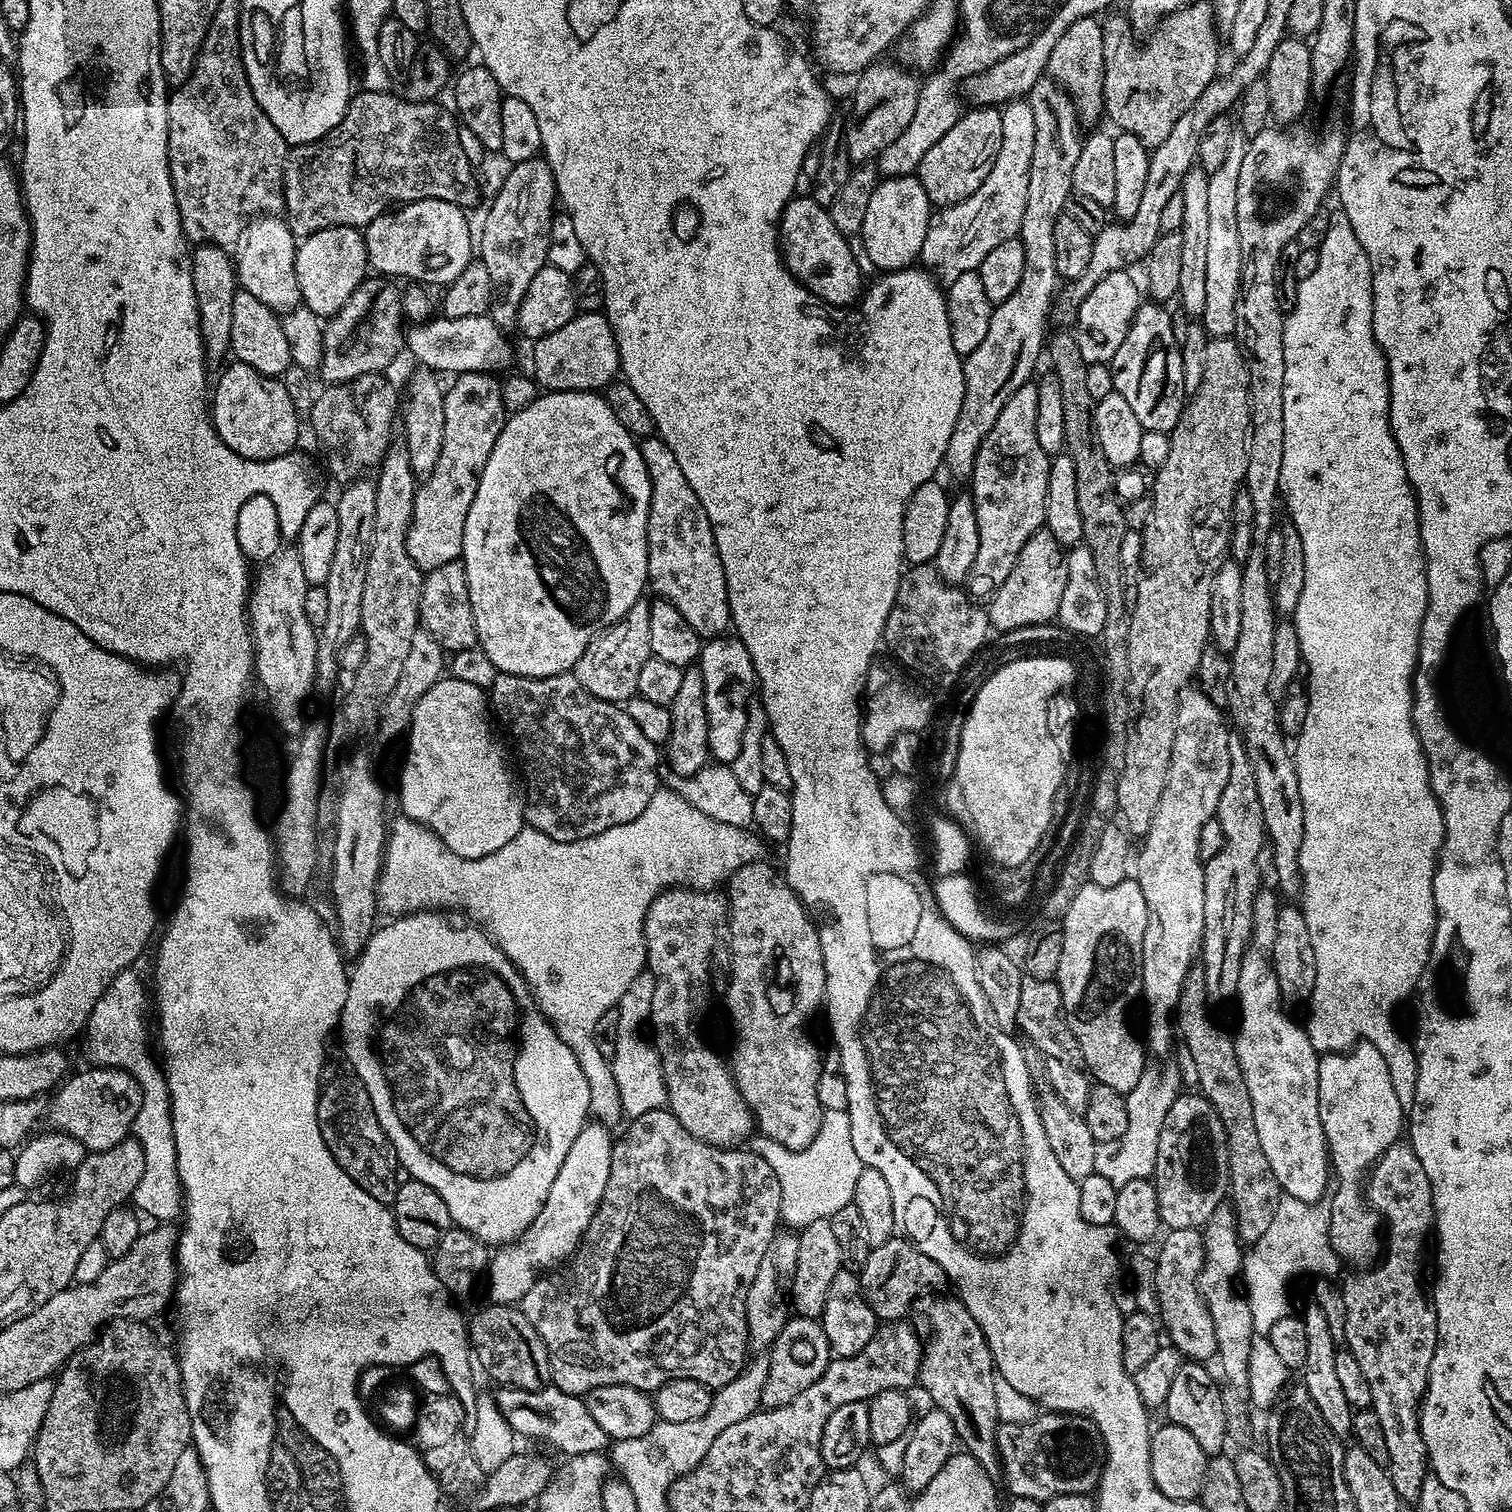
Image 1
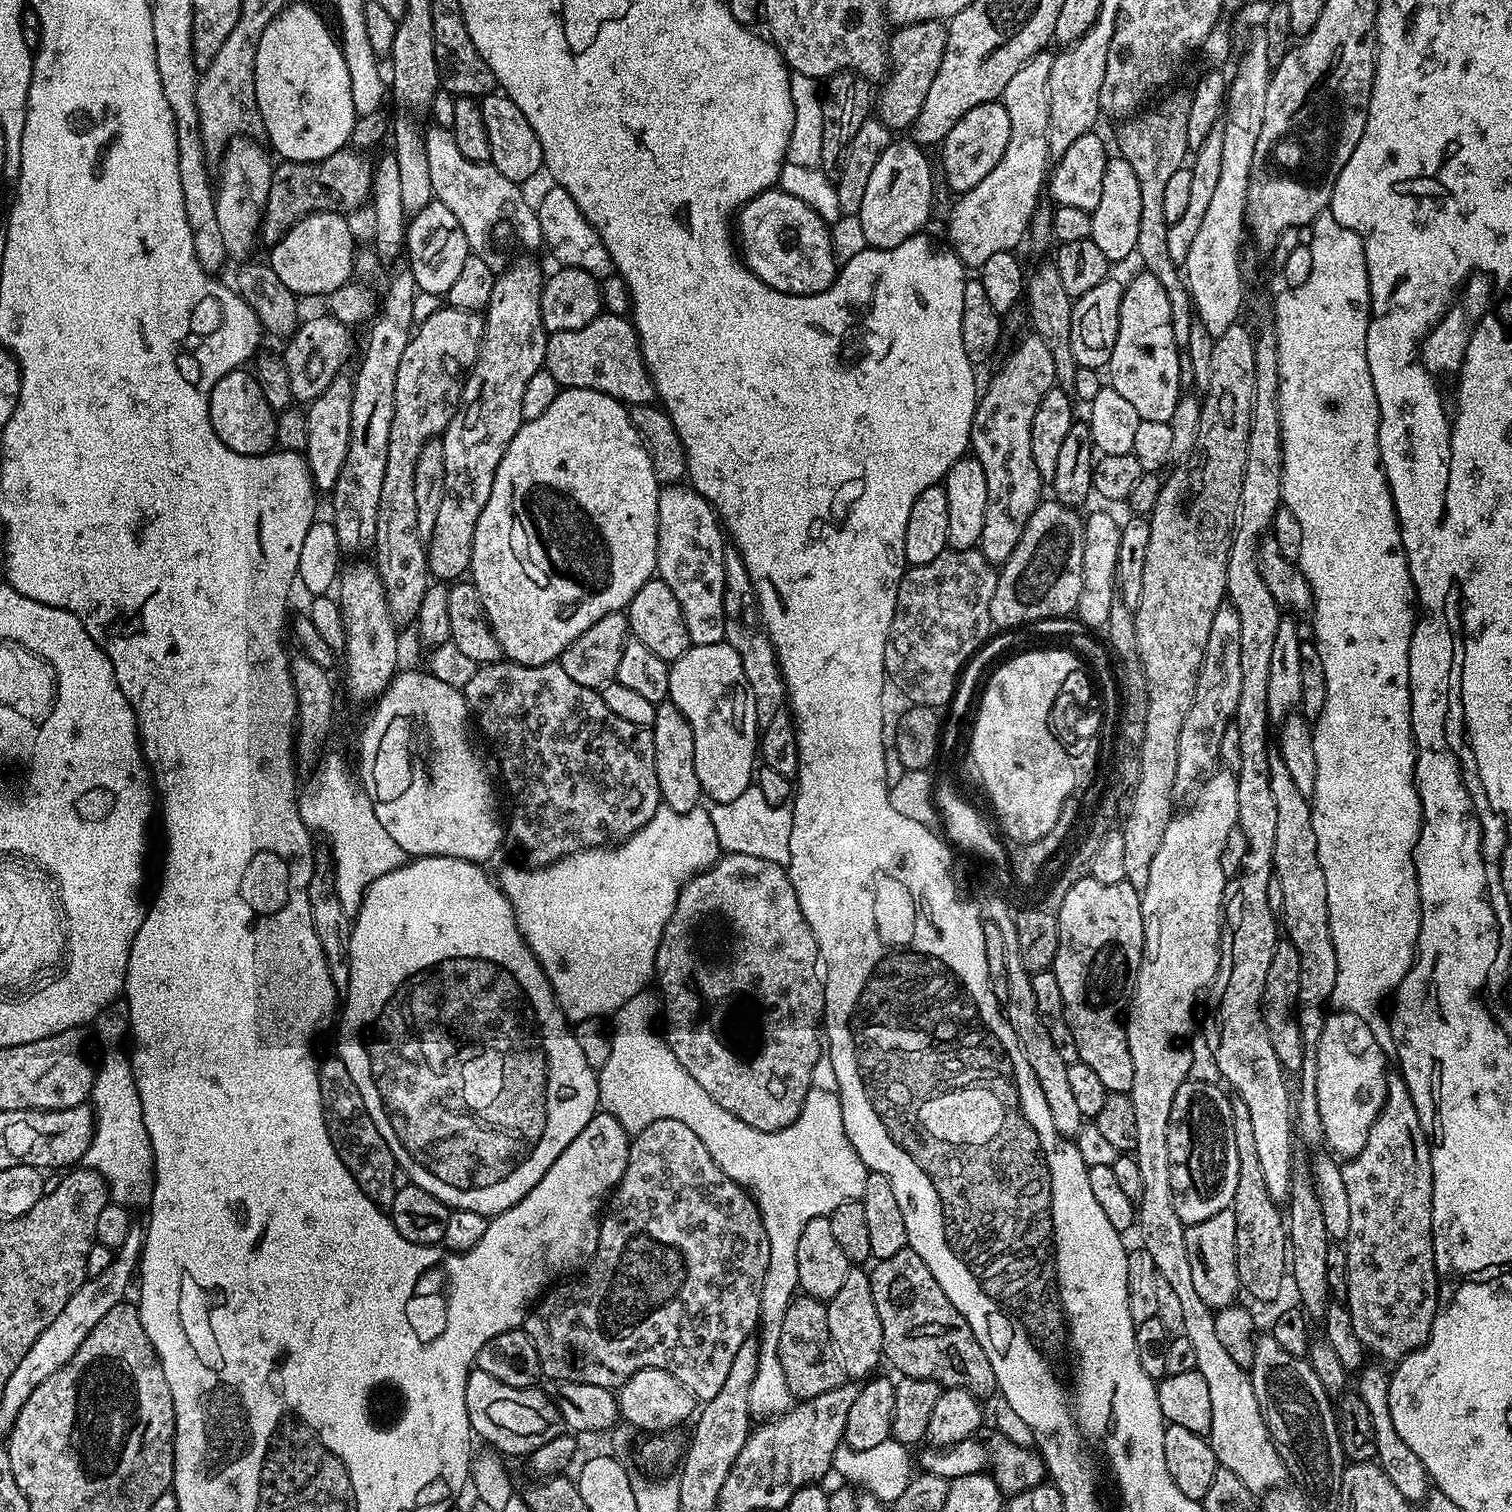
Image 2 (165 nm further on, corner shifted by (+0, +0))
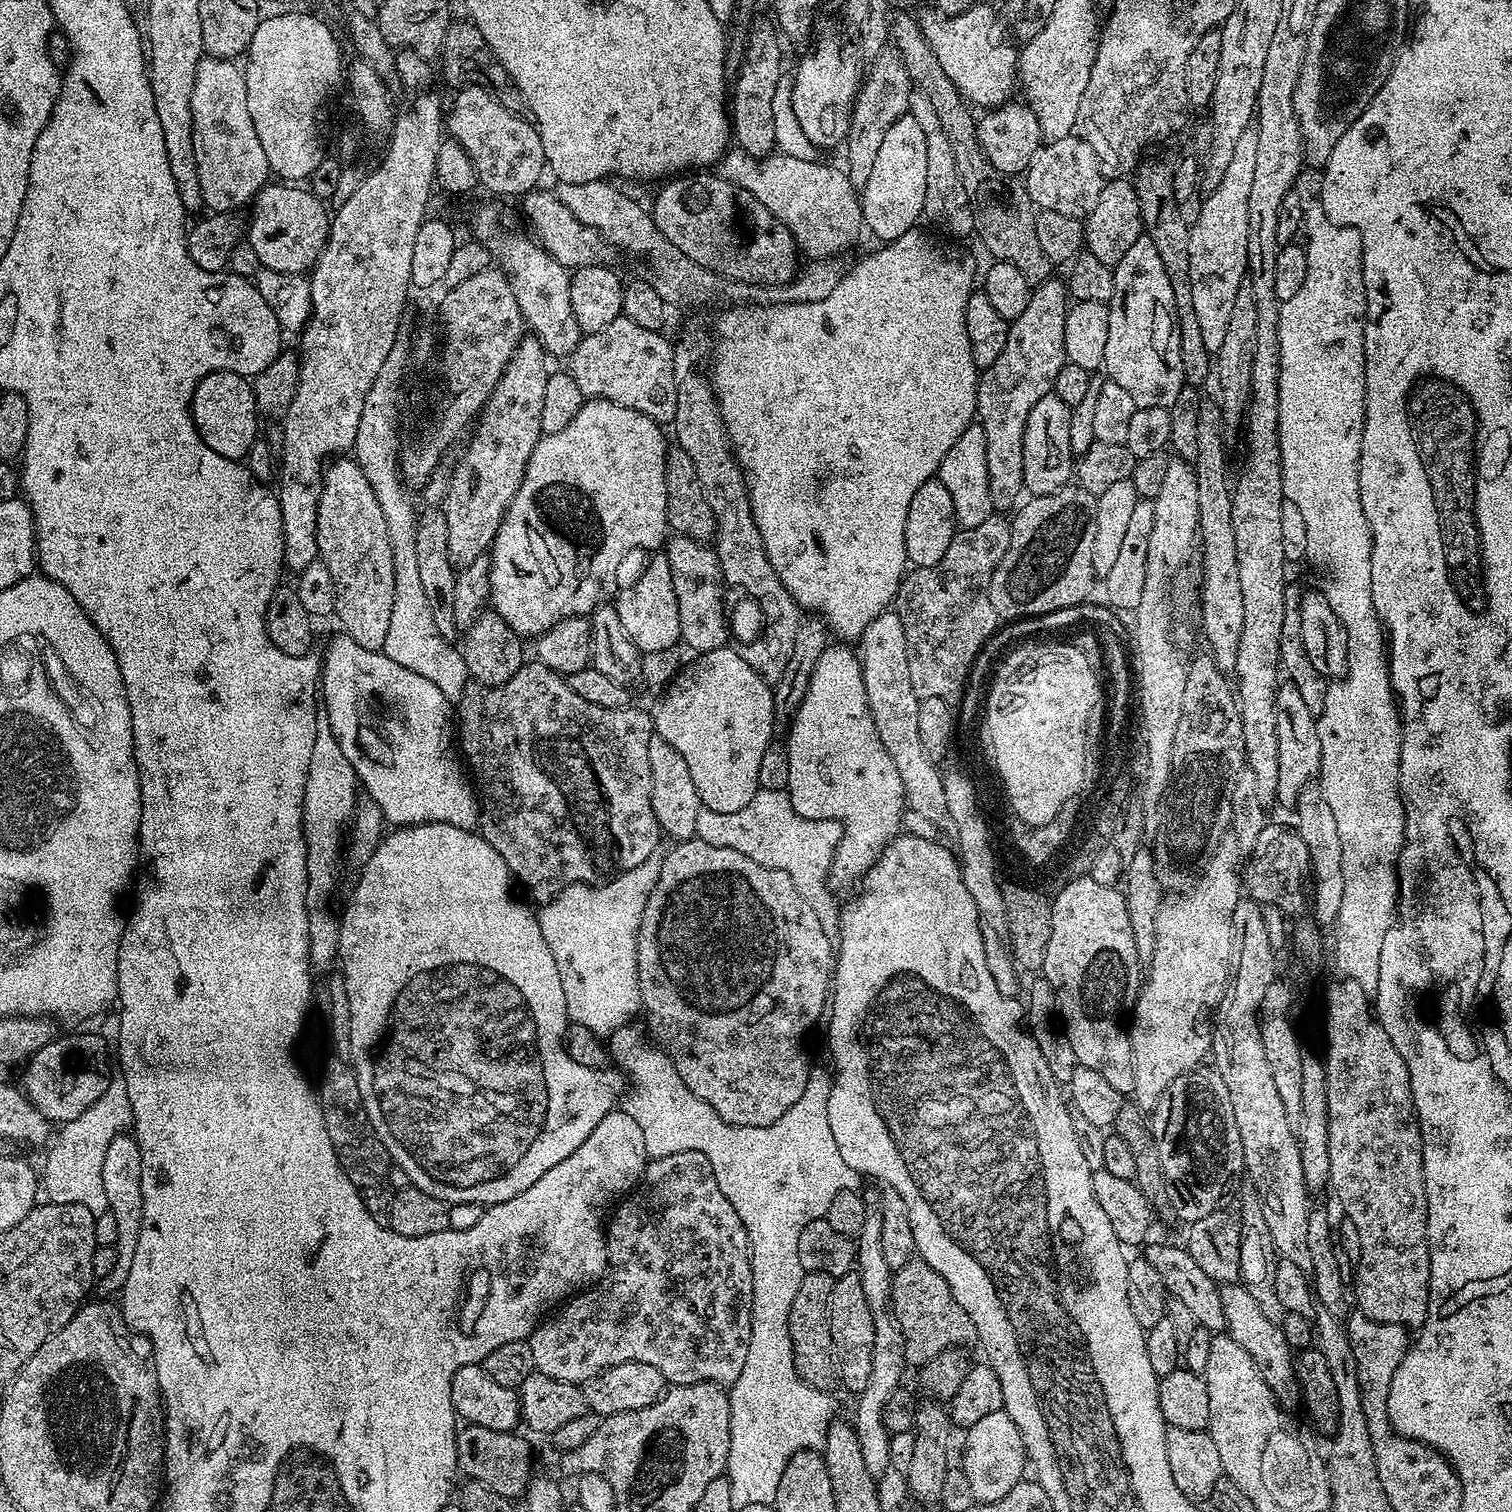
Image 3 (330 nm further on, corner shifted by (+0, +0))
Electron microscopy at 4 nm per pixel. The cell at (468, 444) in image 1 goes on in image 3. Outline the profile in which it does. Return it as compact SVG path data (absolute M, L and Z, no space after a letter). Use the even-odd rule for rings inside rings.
M525 335L514 350L498 386L494 386L490 398L484 403L484 410L474 424L476 433L473 434L464 457L457 462L456 468L451 469L452 482L448 487L448 496L442 502L442 510L446 514L446 550L450 550L450 562L458 570L470 566L474 558L485 555L491 549L498 534L498 526L522 482L530 454L534 454L534 446L538 446L542 435L542 398L546 395L546 382L550 375L548 363L549 357L538 337Z

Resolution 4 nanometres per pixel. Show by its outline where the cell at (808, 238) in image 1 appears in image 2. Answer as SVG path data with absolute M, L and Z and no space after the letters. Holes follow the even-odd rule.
M773 186L767 192L758 194L750 202L746 202L744 207L738 212L738 248L742 253L742 263L745 268L749 268L756 277L762 282L766 282L766 286L770 286L779 292L792 292L796 296L813 296L819 292L825 292L829 286L836 281L836 273L838 271L838 257L834 249L832 249L832 234L830 224L822 219L815 210L811 209L806 202L780 190L779 187Z

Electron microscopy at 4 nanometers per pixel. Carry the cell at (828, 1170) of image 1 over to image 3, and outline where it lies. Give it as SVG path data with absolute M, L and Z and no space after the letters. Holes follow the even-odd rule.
M629 1022L623 1024L618 1030L614 1030L607 1037L606 1047L611 1063L613 1065L616 1063L622 1071L628 1072L628 1084L632 1089L628 1092L626 1110L630 1114L630 1118L634 1118L634 1122L638 1122L638 1127L642 1129L642 1139L646 1141L646 1150L649 1157L655 1158L657 1156L665 1156L666 1154L678 1154L682 1150L698 1150L702 1154L706 1154L706 1158L710 1158L710 1166L714 1170L714 1178L718 1178L718 1190L722 1190L722 1194L726 1194L726 1198L730 1198L734 1210L738 1210L738 1218L742 1218L742 1222L746 1226L748 1251L752 1253L752 1281L754 1282L754 1290L752 1291L752 1321L750 1322L750 1346L746 1350L746 1362L742 1362L742 1374L738 1374L738 1382L730 1385L730 1391L728 1392L728 1401L730 1402L730 1454L728 1455L726 1479L729 1482L730 1496L733 1498L737 1509L742 1510L748 1504L772 1504L778 1494L778 1481L782 1479L782 1470L786 1470L786 1462L790 1462L790 1458L795 1452L823 1449L826 1438L828 1437L828 1428L838 1416L835 1395L832 1392L823 1392L814 1386L810 1386L798 1374L798 1370L794 1366L794 1350L792 1349L790 1330L788 1329L790 1305L794 1302L794 1297L798 1295L798 1286L802 1286L802 1278L805 1273L802 1262L798 1262L798 1234L802 1234L802 1230L806 1230L806 1226L810 1226L810 1222L823 1220L827 1217L830 1210L830 1201L837 1196L838 1190L846 1190L847 1188L859 1189L861 1187L860 1183L862 1183L860 1173L850 1170L850 1166L846 1166L842 1154L838 1154L838 1142L834 1142L834 1134L830 1134L828 1103L830 1102L833 1073L827 1067L825 1067L826 1069L813 1067L808 1073L806 1090L802 1090L802 1098L798 1098L798 1102L794 1102L794 1106L790 1106L790 1110L786 1110L786 1114L782 1114L782 1118L778 1118L778 1122L774 1122L770 1126L738 1126L737 1124L727 1124L716 1113L714 1106L702 1102L702 1098L695 1096L686 1086L686 1082L682 1082L682 1078L678 1078L678 1070L672 1068L668 1054L653 1043L646 1035L645 1029L639 1023L637 1024L636 1022Z

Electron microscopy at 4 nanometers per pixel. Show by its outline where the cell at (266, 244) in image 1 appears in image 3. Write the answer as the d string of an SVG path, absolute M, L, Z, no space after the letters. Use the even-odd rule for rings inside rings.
M201 59L198 74L194 78L190 110L194 122L194 158L198 158L198 182L202 186L204 208L213 213L240 210L244 203L245 207L255 200L257 192L270 180L262 142L258 142L254 122L250 122L250 110L246 106L246 82L241 65L232 60Z

